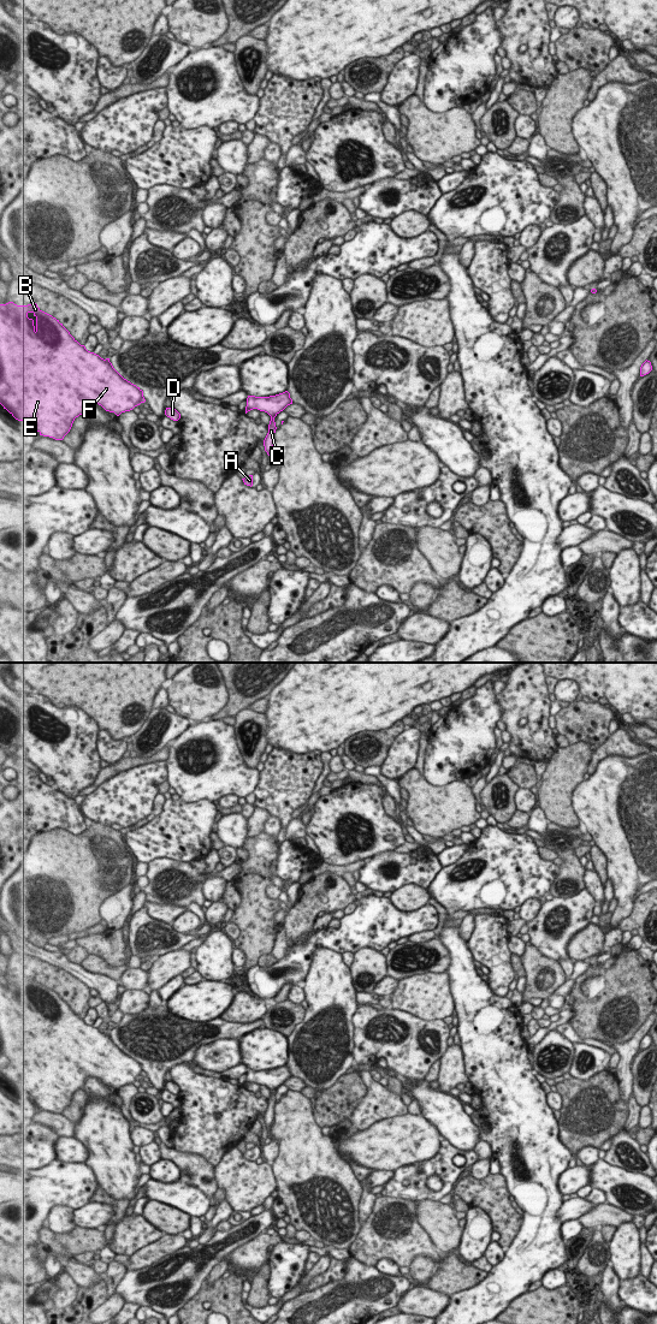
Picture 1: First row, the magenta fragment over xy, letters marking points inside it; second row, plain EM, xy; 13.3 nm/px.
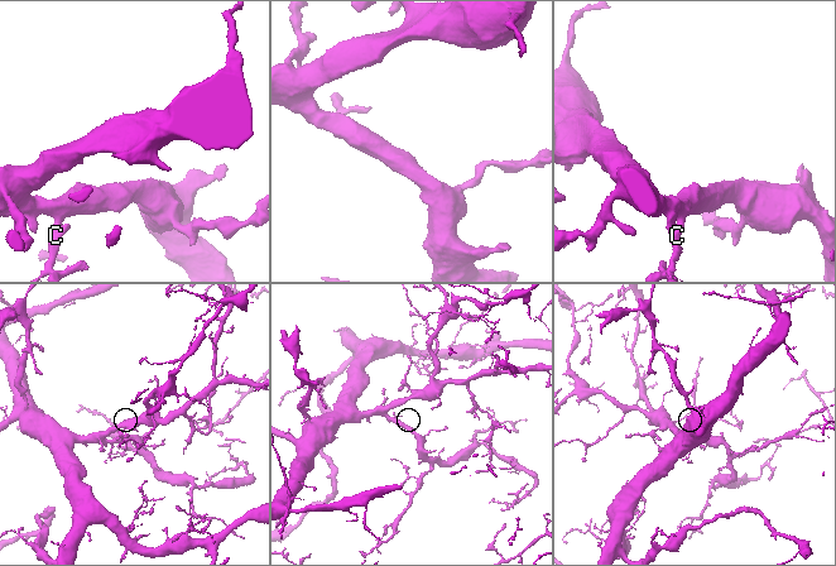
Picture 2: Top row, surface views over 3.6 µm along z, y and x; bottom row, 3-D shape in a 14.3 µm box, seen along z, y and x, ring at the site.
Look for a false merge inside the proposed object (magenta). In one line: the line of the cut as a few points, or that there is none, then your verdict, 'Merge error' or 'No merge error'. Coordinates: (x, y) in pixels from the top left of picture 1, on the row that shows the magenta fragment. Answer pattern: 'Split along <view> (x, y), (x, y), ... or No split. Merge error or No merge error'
No split. No merge error.

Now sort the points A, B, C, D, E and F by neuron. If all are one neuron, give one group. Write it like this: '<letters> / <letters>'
A B C D E F

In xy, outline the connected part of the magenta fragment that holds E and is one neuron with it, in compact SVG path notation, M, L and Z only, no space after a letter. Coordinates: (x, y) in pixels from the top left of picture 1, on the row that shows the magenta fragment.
M36 303L0 304L0 404L16 420L40 435L63 440L89 403L119 416L144 402L143 391L124 379L110 358L88 351Z

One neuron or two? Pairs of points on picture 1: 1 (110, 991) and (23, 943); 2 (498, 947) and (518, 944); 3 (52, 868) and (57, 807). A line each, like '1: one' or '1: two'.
1: one
2: two
3: two

